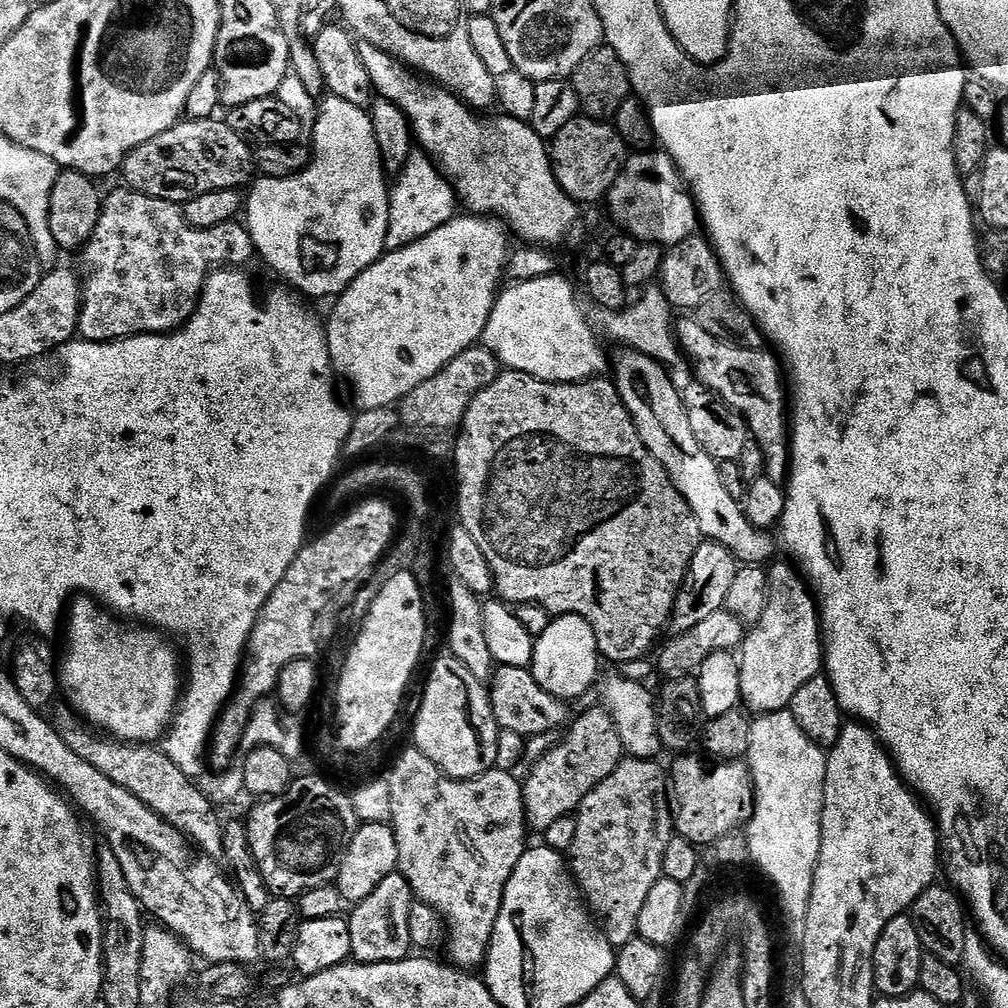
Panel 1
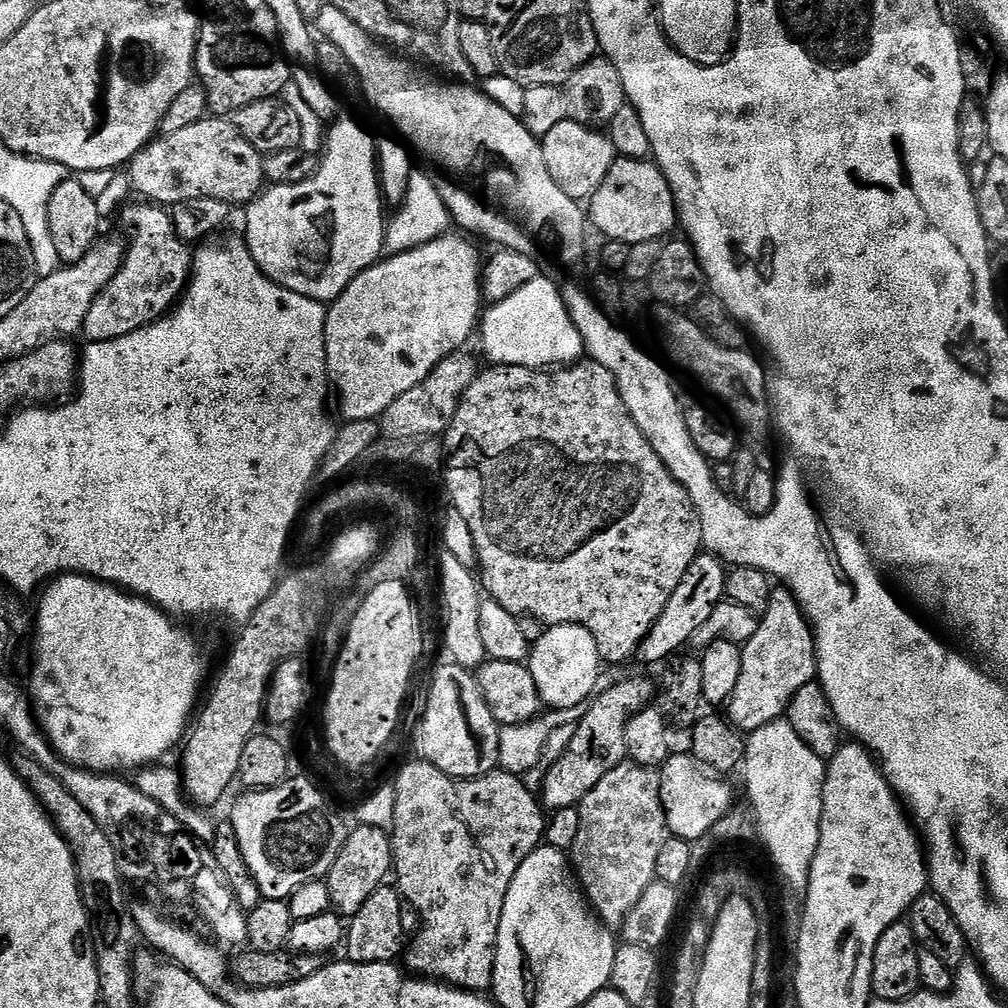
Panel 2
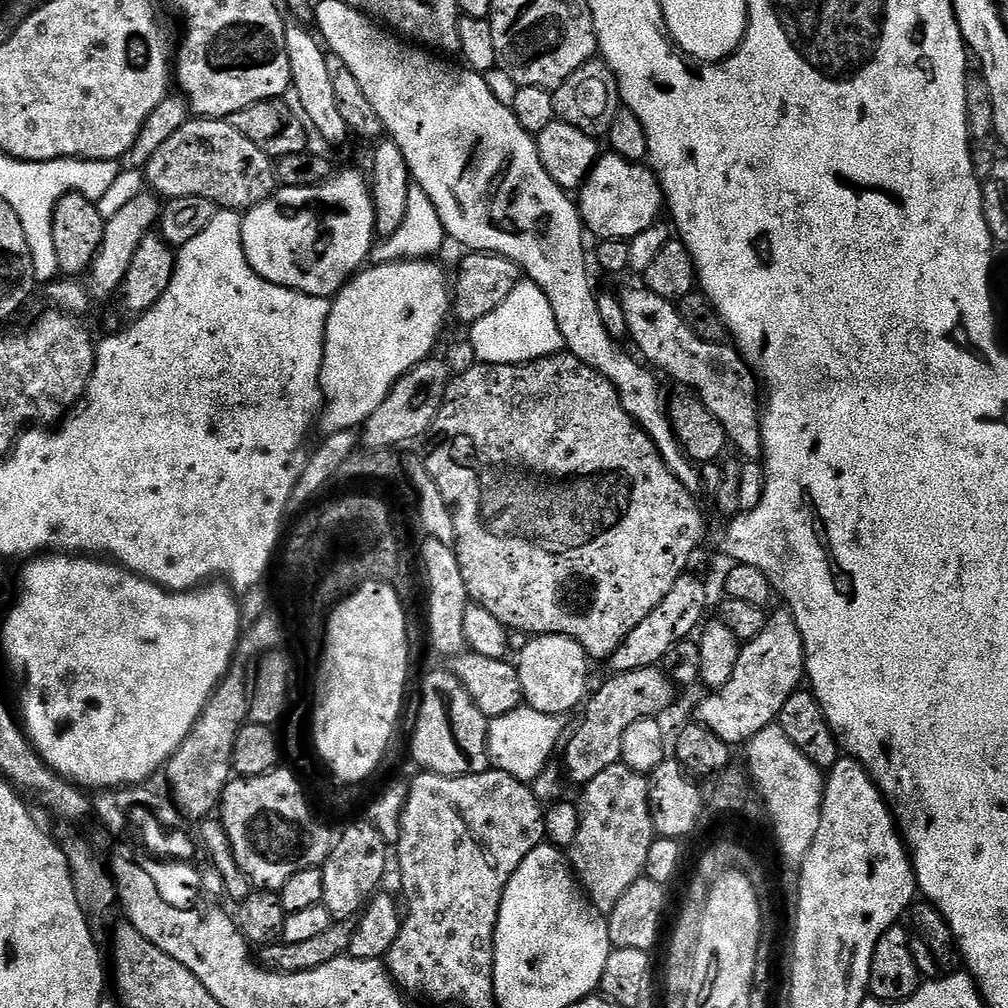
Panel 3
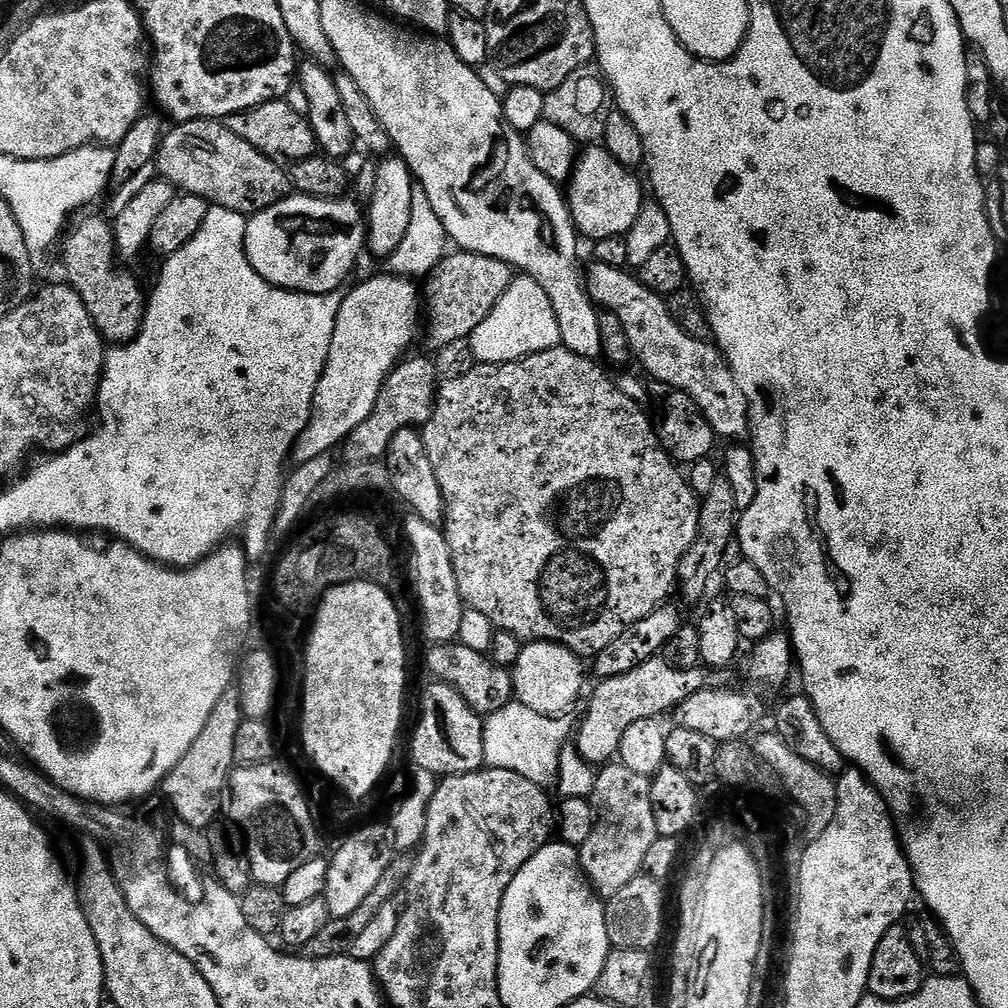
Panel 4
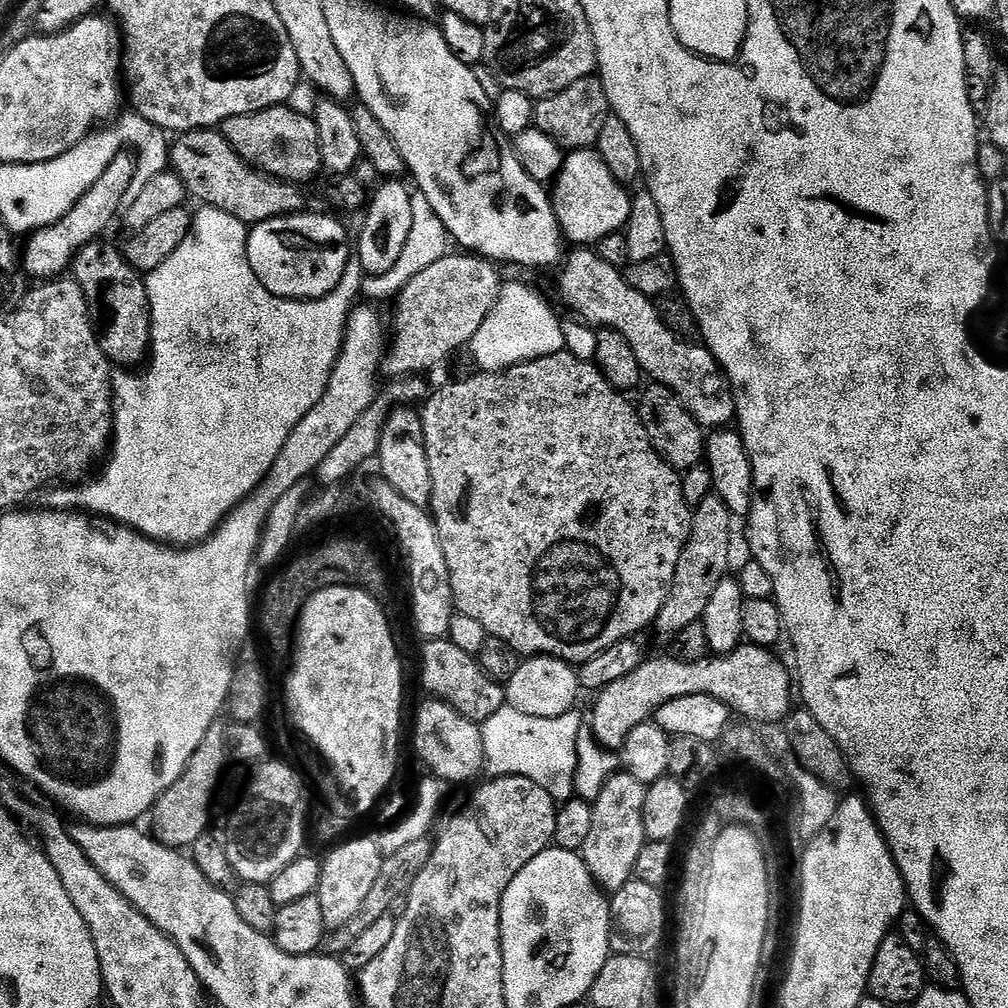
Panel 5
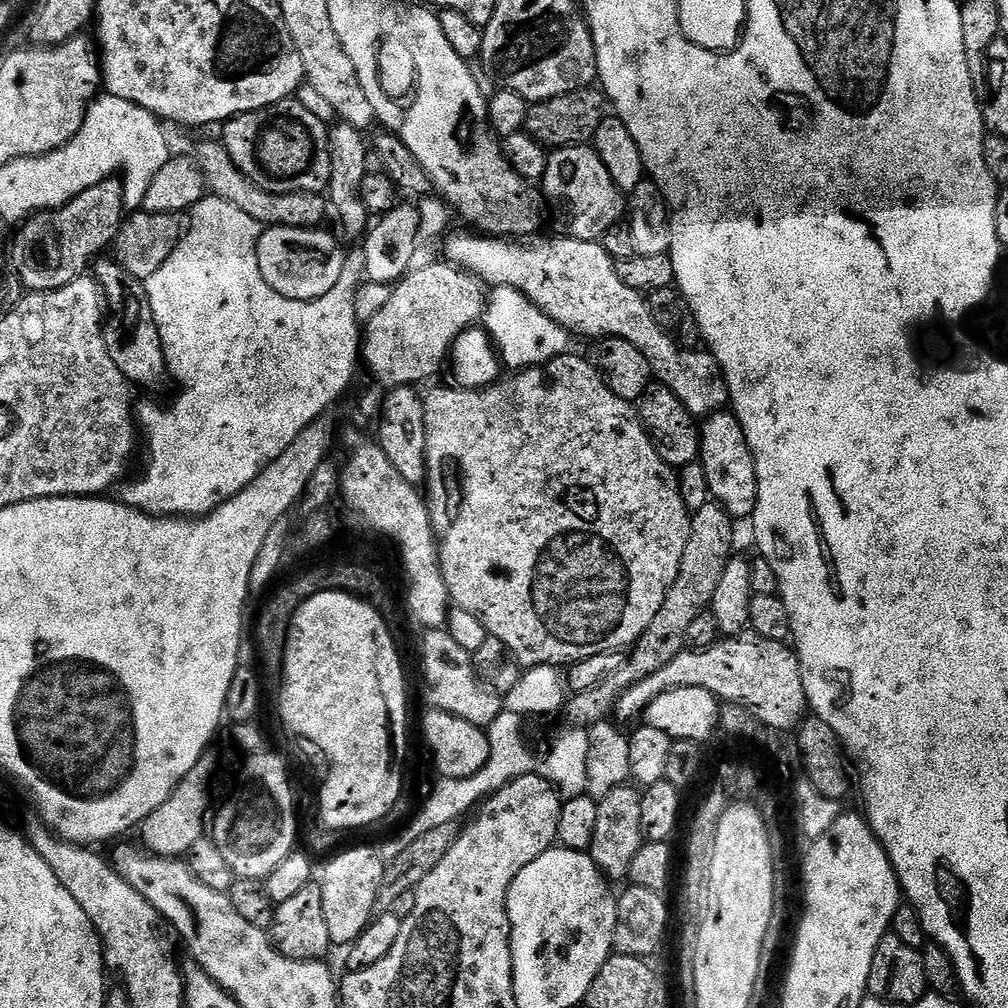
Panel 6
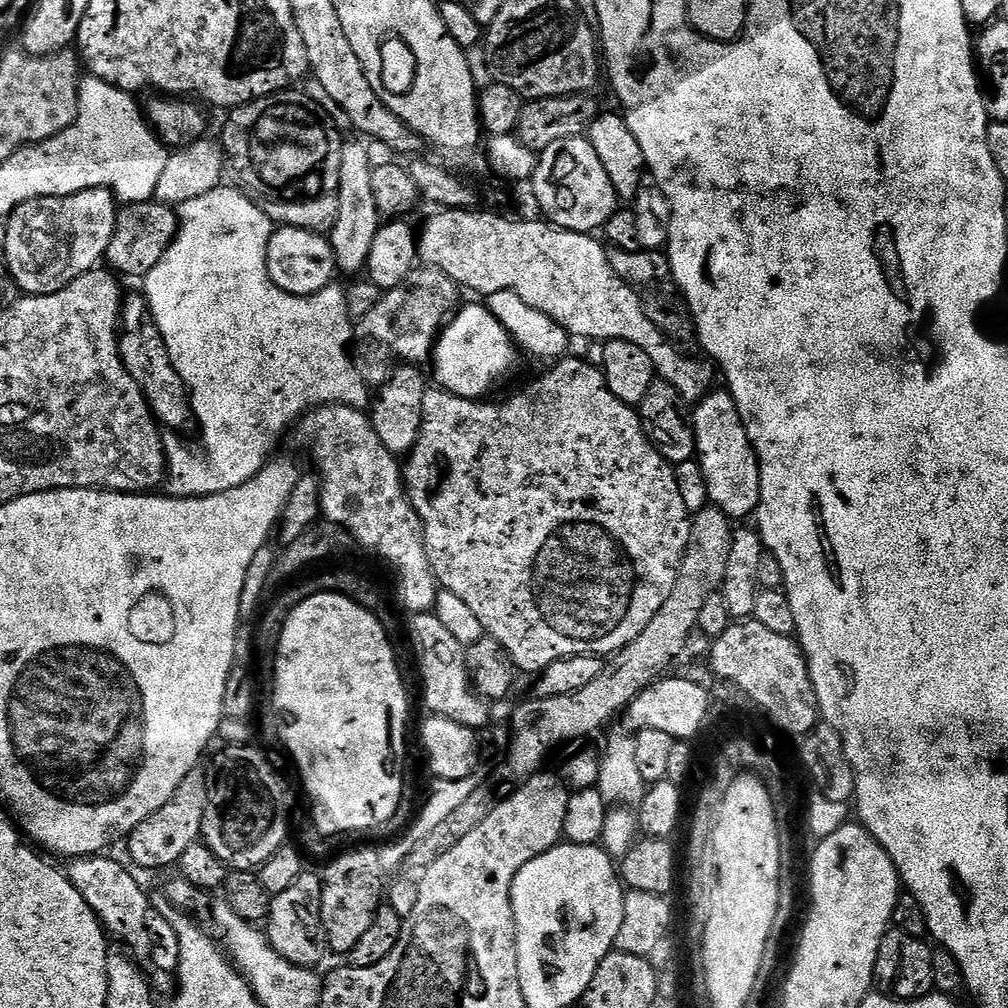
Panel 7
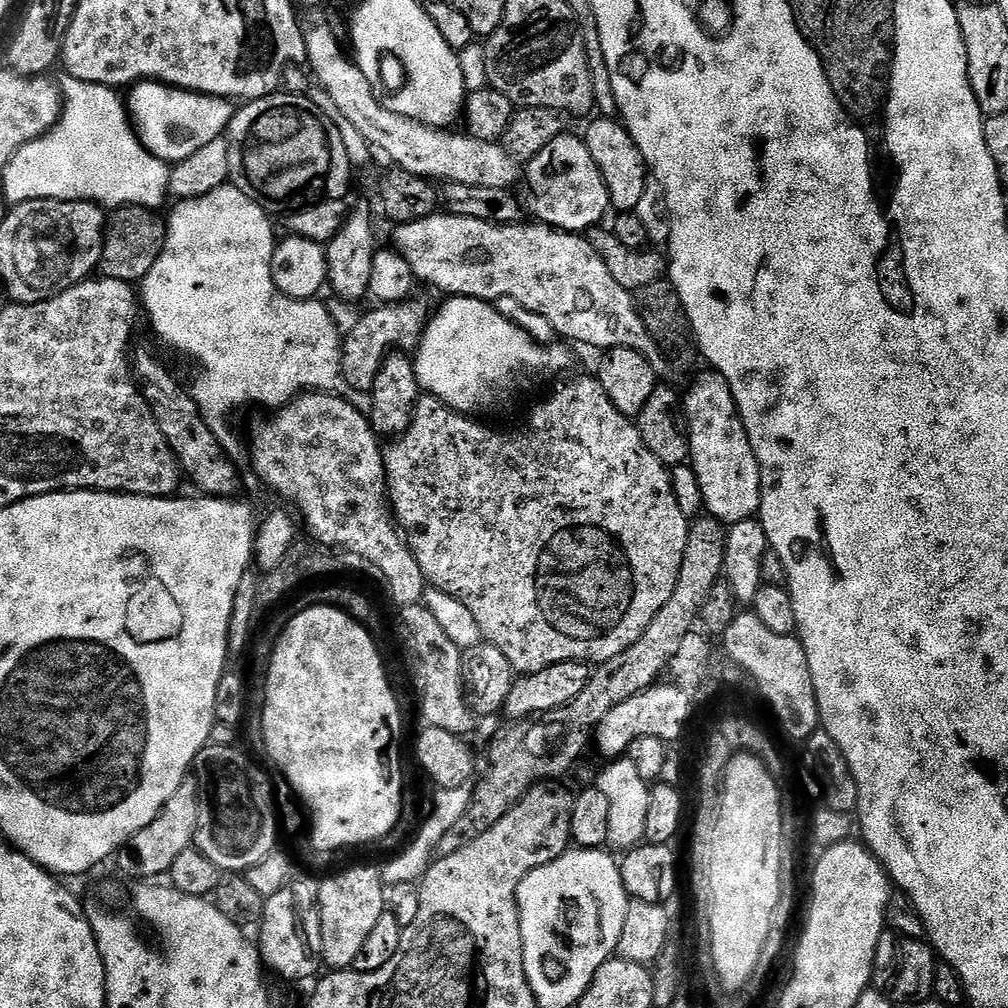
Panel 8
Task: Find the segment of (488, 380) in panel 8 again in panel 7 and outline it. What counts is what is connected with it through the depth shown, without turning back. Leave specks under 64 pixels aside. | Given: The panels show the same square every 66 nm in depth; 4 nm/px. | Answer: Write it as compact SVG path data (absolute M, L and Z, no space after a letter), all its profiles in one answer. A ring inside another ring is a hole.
M483 303L468 304L462 308L445 323L436 337L430 365L436 371L436 380L440 383L437 385L443 391L460 396L463 400L480 400L483 397L484 380L502 379L518 357L518 349L509 339L508 332L488 313Z

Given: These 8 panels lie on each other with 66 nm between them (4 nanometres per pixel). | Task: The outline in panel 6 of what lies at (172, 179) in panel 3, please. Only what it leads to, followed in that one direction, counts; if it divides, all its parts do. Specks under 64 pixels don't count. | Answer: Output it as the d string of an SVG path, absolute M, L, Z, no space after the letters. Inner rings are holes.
M208 140L196 148L194 163L199 169L201 178L204 179L204 187L209 193L234 206L238 210L246 210L250 218L254 218L261 226L275 226L278 228L311 228L315 229L324 220L324 208L326 200L323 195L314 192L295 192L294 194L274 194L262 190L254 182L250 182L240 173L238 166L230 158L223 143Z

